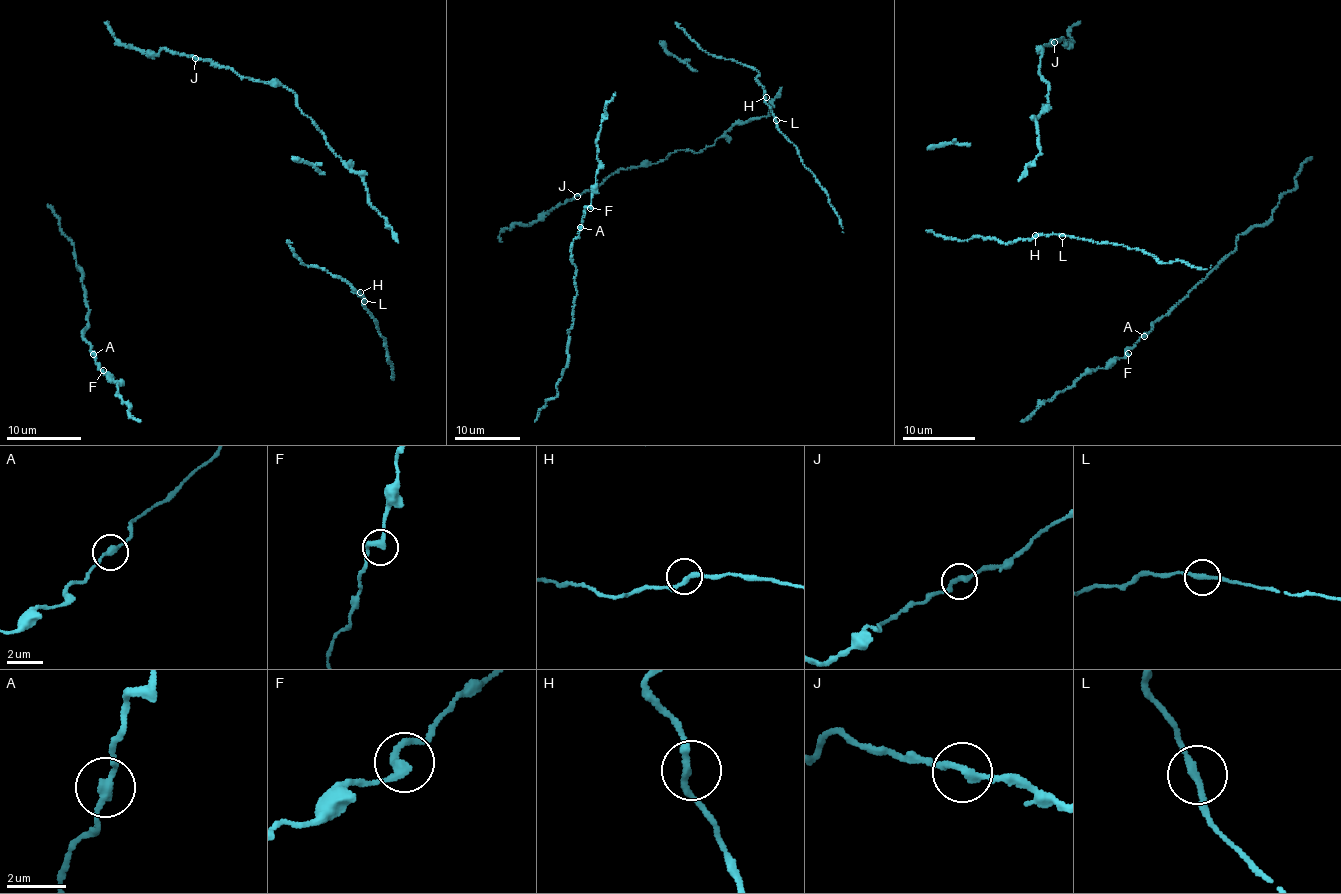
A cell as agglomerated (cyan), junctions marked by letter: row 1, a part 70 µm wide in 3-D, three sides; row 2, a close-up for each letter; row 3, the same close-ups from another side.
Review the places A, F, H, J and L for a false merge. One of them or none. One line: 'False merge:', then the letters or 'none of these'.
False merge: none of these

